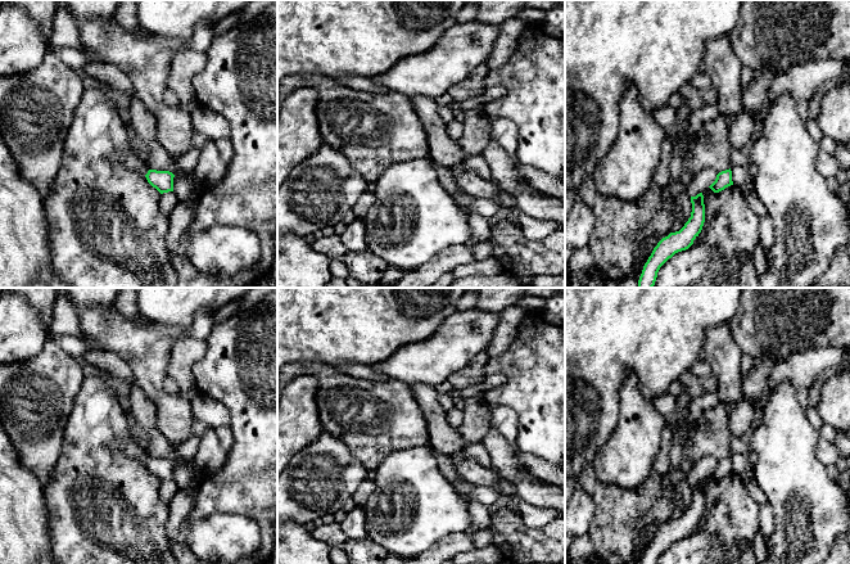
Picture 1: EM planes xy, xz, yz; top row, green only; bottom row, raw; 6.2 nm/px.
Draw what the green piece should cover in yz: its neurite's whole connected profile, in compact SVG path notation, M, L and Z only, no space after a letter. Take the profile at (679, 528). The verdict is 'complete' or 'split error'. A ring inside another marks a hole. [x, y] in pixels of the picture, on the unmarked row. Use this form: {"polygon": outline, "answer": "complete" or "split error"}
{"polygon": "M702 480L691 484L692 500L684 514L663 525L654 536L643 554L641 564L657 564L660 555L675 541L688 537L698 524L705 510L705 492Z", "answer": "complete"}

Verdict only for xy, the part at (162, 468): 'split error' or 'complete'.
split error

